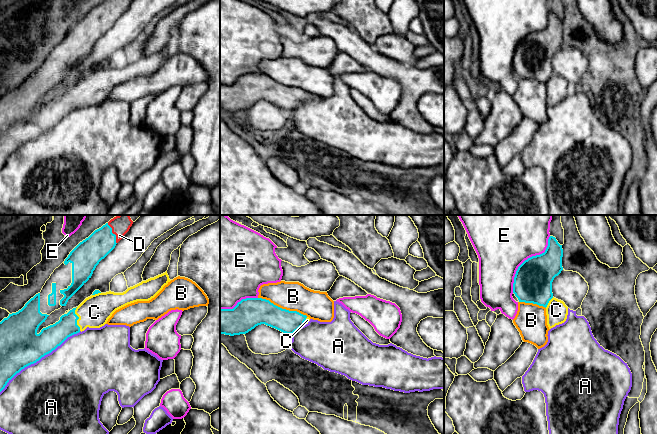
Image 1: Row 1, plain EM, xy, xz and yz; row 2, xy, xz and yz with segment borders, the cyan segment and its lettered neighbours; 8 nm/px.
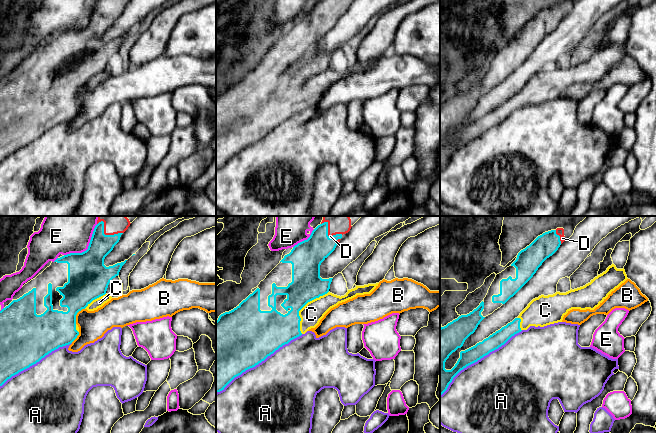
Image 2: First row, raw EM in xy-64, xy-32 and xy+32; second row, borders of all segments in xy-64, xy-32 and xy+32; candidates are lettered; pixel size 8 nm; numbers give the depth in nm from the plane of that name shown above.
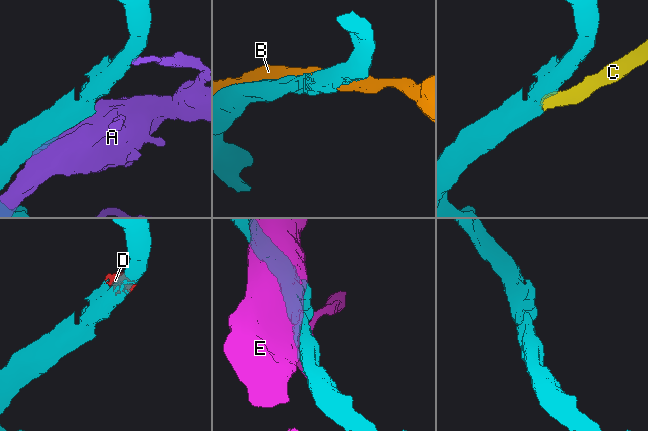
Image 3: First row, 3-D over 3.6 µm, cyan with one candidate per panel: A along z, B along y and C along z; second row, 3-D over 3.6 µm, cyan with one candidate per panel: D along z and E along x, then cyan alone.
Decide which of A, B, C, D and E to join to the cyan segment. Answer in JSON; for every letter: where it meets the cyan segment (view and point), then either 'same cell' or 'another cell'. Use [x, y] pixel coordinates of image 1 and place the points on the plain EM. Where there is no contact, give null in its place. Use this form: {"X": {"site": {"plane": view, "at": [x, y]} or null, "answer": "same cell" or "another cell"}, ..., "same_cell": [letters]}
{"A": {"site": {"plane": "xy", "at": [39, 135]}, "answer": "another cell"}, "B": {"site": {"plane": "xz", "at": [283, 85]}, "answer": "another cell"}, "C": {"site": {"plane": "xy", "at": [78, 94]}, "answer": "same cell"}, "D": {"site": {"plane": "xy", "at": [114, 10]}, "answer": "same cell"}, "E": {"site": {"plane": "yz", "at": [527, 35]}, "answer": "another cell"}, "same_cell": ["C", "D"]}

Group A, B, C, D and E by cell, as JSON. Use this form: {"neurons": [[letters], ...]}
{"neurons": [["A"], ["B"], ["C", "D"], ["E"]]}

